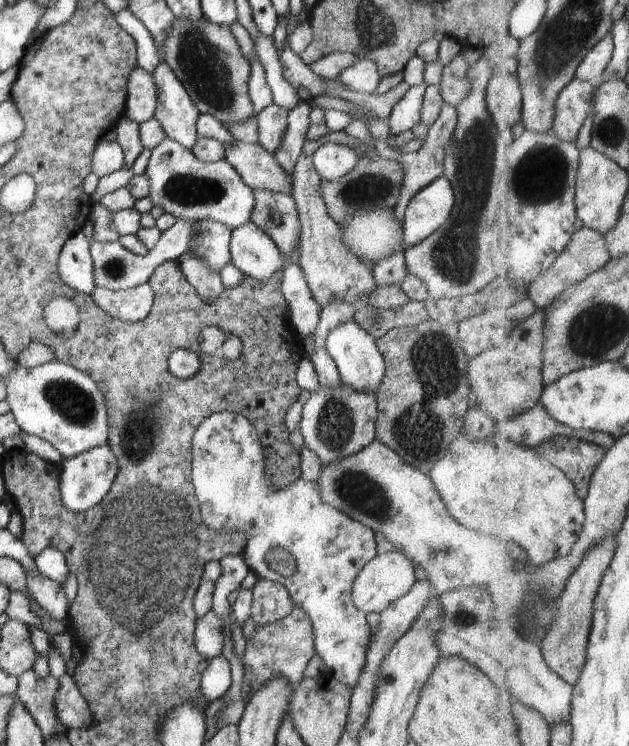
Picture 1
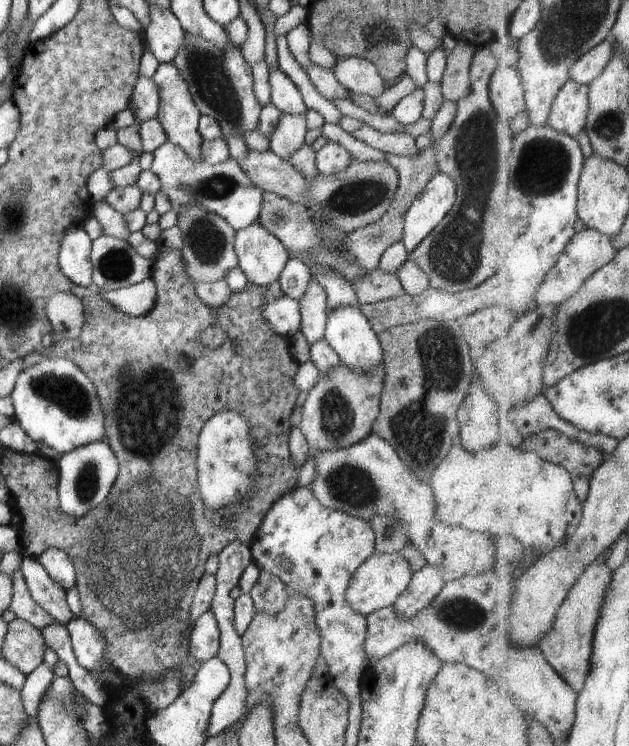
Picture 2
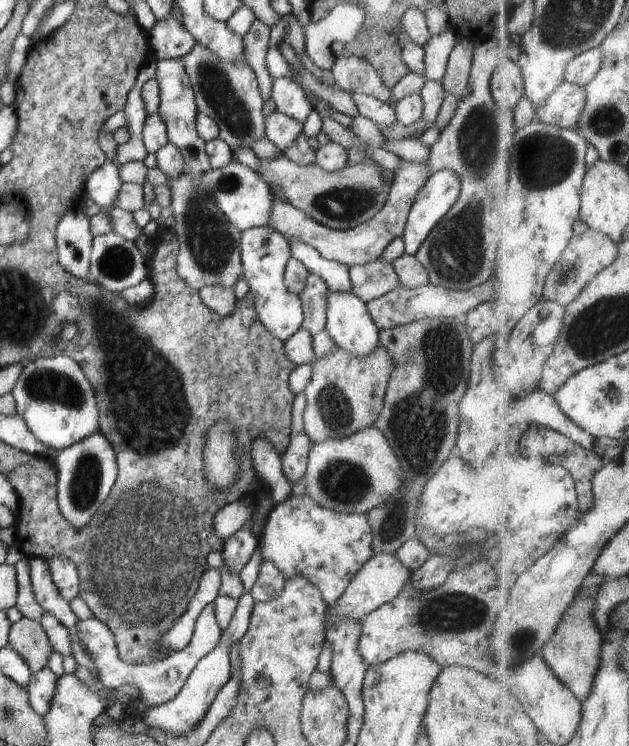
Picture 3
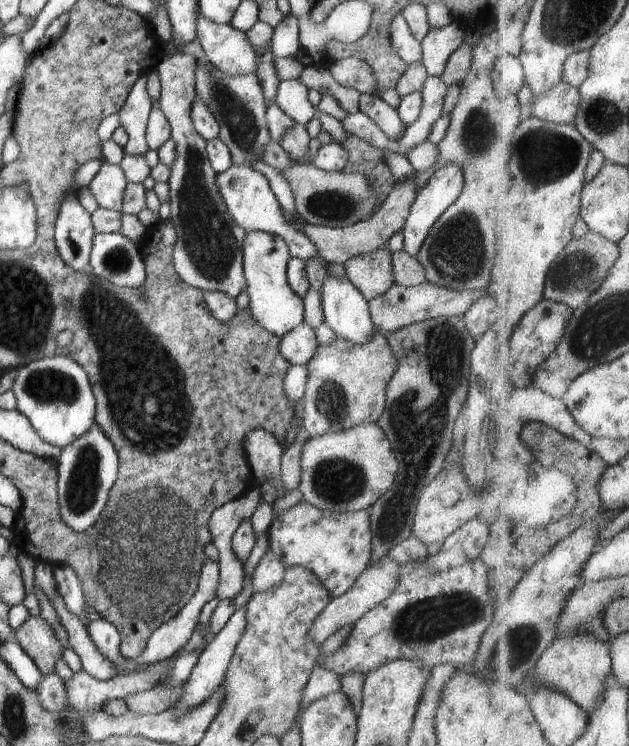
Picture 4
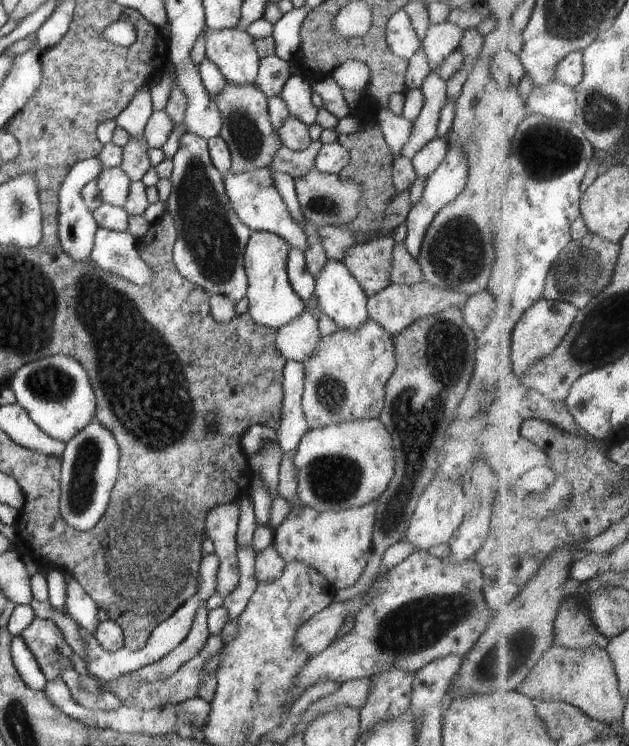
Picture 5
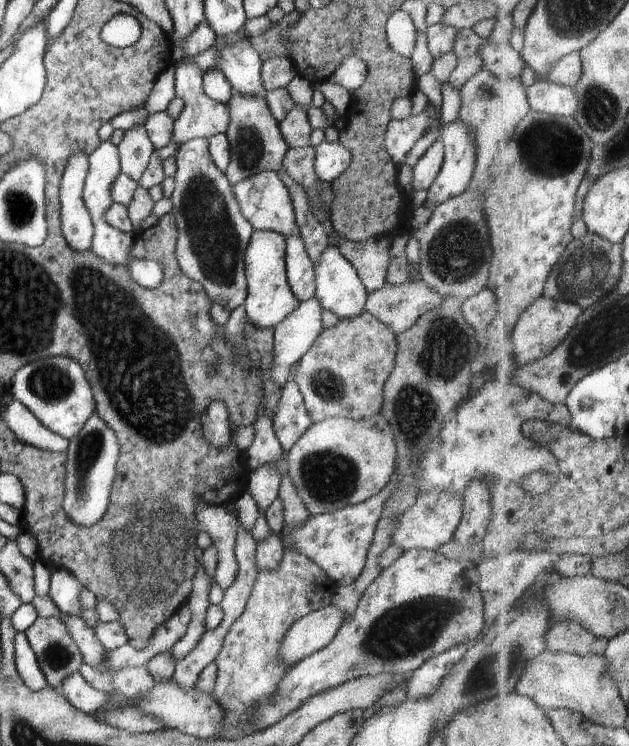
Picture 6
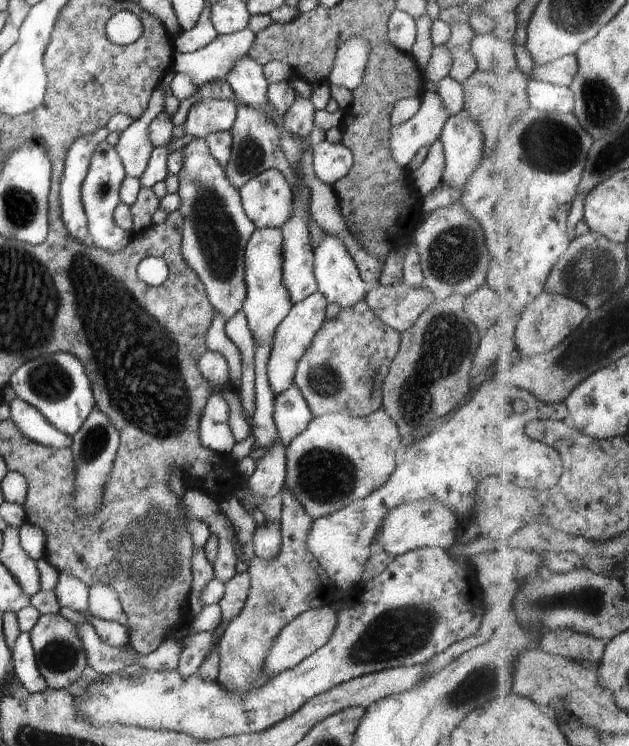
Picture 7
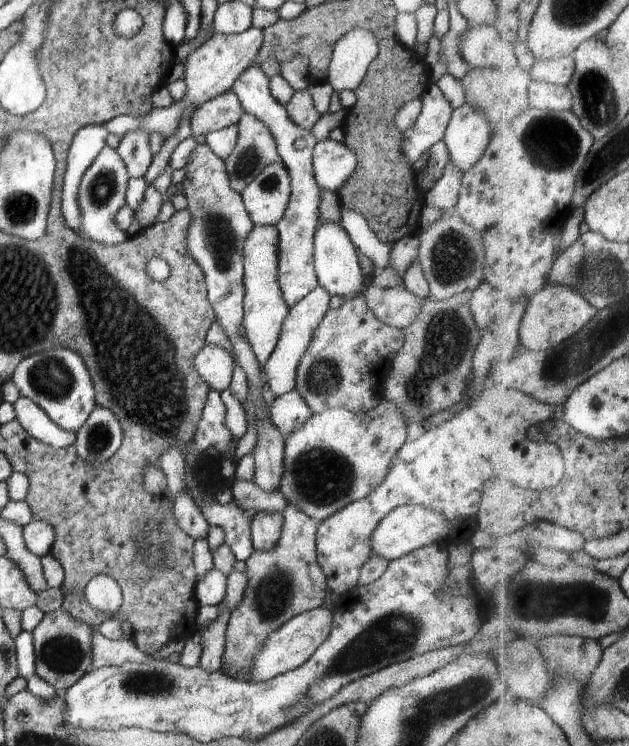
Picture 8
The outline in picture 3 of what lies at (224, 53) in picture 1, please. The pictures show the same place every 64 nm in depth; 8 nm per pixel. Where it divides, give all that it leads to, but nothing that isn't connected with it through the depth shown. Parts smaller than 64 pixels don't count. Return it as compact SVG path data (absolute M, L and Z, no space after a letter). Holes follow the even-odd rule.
M197 41L192 52L182 56L180 60L190 78L190 86L194 92L198 112L202 112L216 121L220 140L228 144L232 150L238 150L238 148L250 150L254 146L254 142L264 138L263 108L265 102L260 96L256 75L246 62L225 63Z

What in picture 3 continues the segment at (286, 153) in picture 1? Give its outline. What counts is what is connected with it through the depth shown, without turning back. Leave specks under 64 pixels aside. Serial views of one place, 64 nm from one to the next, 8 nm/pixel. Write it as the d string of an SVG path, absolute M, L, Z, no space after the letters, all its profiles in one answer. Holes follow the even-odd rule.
M277 110L268 116L268 120L265 120L265 136L274 144L276 150L280 150L284 155L284 152L288 148L292 148L292 144L304 132L302 127L302 122L298 122L298 120L294 120L294 118Z

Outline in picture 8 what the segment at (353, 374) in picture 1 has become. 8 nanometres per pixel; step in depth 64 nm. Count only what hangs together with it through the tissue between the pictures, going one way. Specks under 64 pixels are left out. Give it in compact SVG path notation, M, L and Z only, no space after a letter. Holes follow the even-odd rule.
M334 222L318 223L313 234L313 263L318 284L331 297L337 295L344 298L344 301L348 301L361 292L364 278L358 262L358 254L342 225Z

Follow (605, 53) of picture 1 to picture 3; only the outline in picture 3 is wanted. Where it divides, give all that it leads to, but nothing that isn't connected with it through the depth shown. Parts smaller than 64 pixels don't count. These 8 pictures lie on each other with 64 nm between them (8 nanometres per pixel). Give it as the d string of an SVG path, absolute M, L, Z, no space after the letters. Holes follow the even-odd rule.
M598 47L578 56L576 60L570 62L566 68L564 79L572 84L587 87L595 76L602 70L604 62L604 48Z

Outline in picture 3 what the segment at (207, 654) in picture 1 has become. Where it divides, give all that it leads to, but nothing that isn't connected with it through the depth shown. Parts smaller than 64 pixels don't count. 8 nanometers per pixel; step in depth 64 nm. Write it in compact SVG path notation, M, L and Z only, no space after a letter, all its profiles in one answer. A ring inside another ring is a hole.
M210 603L199 614L192 640L182 650L170 654L160 662L152 662L152 664L128 664L128 662L120 660L118 652L116 652L114 635L100 620L78 620L78 626L74 632L78 636L78 642L84 650L84 654L92 660L92 664L98 672L98 678L104 686L112 688L112 690L122 689L123 686L136 686L138 698L142 698L149 707L160 706L160 704L166 704L166 702L176 698L198 661L210 654L212 650L216 650L222 636L220 627L216 622L214 603Z

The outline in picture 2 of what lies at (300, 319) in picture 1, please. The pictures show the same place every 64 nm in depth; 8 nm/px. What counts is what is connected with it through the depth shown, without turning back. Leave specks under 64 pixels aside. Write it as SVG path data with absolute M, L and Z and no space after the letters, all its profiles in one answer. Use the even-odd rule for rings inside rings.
M290 258L278 279L278 284L284 296L288 296L300 304L300 300L304 298L304 294L308 290L310 279L308 265L304 264L300 258Z

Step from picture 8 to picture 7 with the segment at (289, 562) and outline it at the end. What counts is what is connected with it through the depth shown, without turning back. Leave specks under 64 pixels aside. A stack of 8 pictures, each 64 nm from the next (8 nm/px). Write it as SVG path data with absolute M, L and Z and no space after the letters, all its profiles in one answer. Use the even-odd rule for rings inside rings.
M284 489L280 494L283 510L280 519L280 554L274 560L262 560L258 556L250 562L250 590L242 612L228 624L219 642L219 671L216 682L232 692L244 692L250 688L260 688L270 682L276 674L264 672L264 660L274 640L285 626L297 616L312 609L334 604L337 596L332 583L316 558L306 548L306 536L314 519L302 508L294 494Z

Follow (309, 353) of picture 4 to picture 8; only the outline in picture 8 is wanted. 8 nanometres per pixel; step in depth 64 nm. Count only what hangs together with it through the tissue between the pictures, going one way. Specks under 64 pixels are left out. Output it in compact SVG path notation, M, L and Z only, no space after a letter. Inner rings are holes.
M318 285L310 294L307 294L298 302L298 304L295 304L289 309L288 316L284 319L282 328L280 328L278 342L270 358L268 358L268 362L264 365L268 390L272 392L272 396L275 398L295 388L300 359L304 356L316 329L320 326L320 322L322 322L322 319L326 316L326 312L330 308L330 298L330 294L322 286Z

